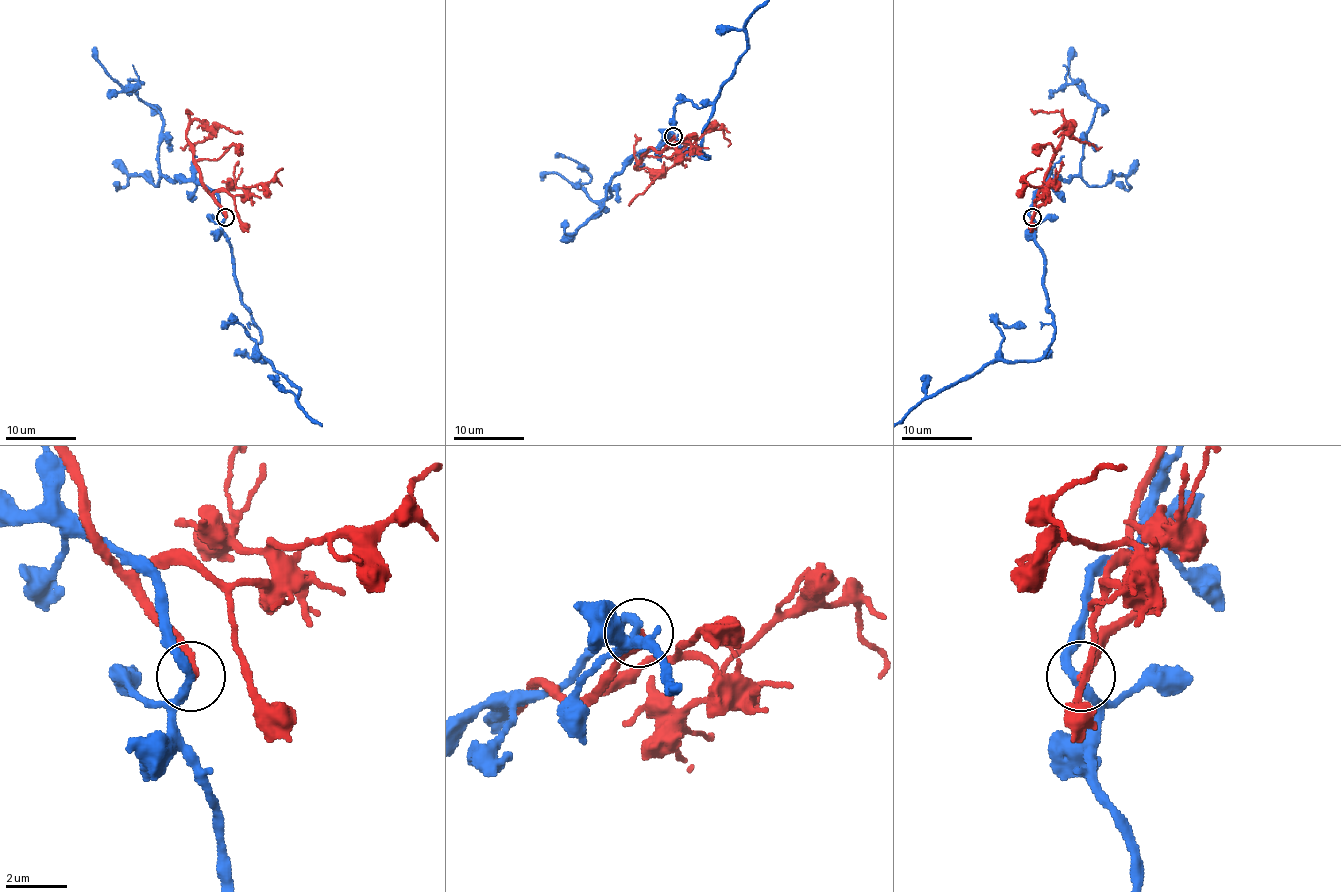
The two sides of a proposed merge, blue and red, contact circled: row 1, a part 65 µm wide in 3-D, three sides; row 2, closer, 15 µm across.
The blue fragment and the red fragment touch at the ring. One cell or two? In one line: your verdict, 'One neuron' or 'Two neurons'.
Two neurons

